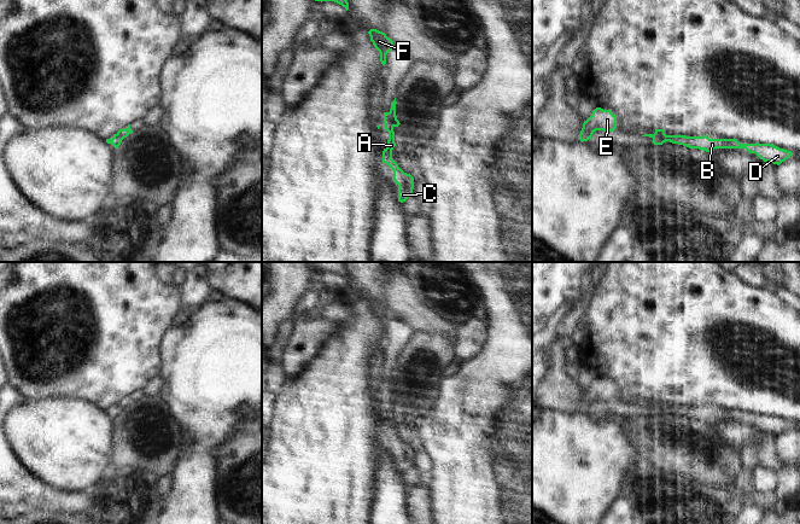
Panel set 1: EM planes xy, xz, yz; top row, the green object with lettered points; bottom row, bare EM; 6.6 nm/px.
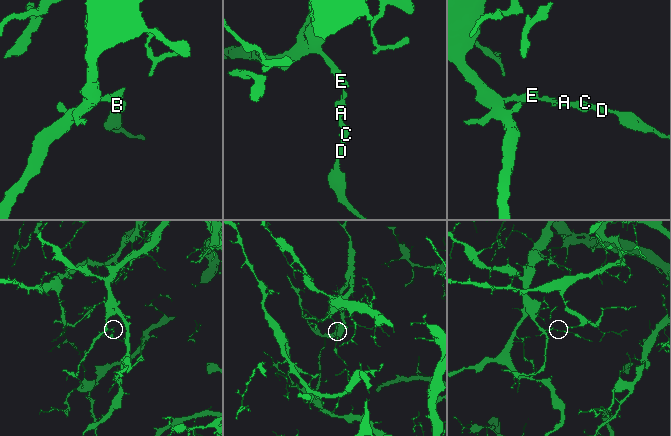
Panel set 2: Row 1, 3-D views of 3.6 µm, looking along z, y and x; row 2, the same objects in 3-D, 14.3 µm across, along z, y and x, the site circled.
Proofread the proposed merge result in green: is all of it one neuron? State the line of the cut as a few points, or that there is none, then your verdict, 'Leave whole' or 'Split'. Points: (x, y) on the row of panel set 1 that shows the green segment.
Split along xz (389, 112), (393, 126). Split.

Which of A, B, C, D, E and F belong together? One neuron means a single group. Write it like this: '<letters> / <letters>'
A B C D / E F

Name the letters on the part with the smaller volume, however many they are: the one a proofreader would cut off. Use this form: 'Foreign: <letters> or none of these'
Foreign: A, B, C, D

